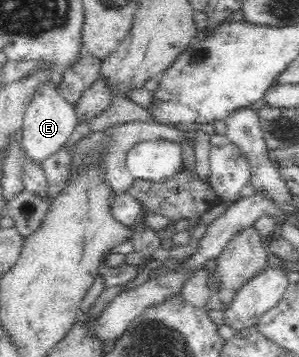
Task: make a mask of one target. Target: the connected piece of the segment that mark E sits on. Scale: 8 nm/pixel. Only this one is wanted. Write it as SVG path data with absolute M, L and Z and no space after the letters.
M54 79L42 84L42 88L34 94L32 102L26 108L19 133L19 142L28 159L40 165L52 155L58 156L63 153L63 147L75 127L79 124L75 106L68 103L59 94L59 88L55 88Z

